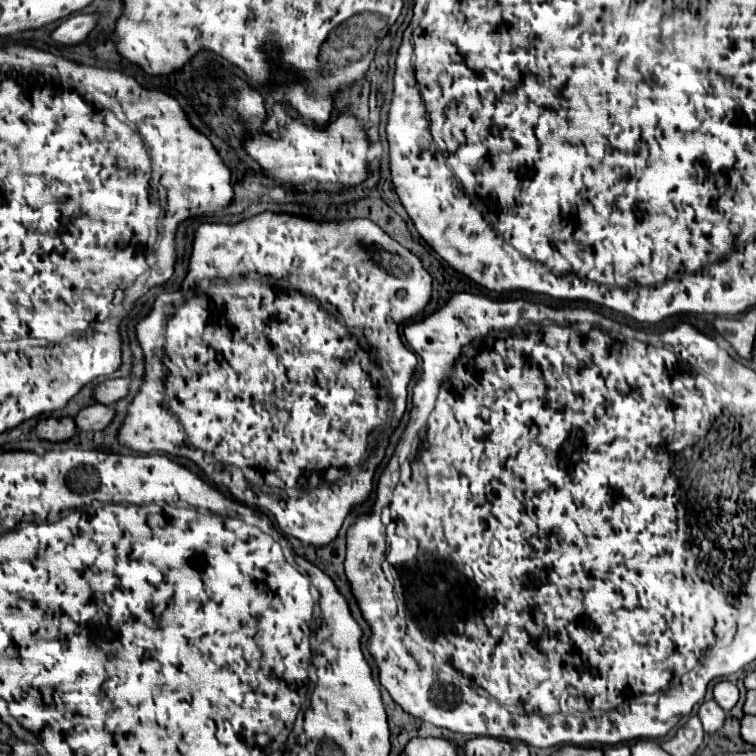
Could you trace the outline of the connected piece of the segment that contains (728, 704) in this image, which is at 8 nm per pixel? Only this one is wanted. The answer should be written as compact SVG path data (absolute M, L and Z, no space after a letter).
M720 681L720 683L716 683L716 687L714 687L714 699L716 699L716 703L718 703L724 711L730 711L730 709L738 703L740 691L738 691L736 683L732 683L732 681Z

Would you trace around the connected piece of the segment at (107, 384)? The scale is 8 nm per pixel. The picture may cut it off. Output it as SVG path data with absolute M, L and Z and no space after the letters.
M112 377L112 379L106 379L106 381L96 385L94 397L96 397L98 403L114 405L116 401L124 399L128 393L130 393L130 385L128 383L118 383L118 379L114 381L114 377Z

